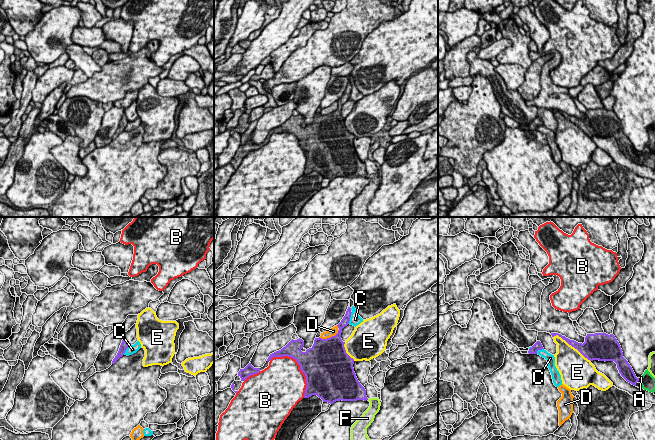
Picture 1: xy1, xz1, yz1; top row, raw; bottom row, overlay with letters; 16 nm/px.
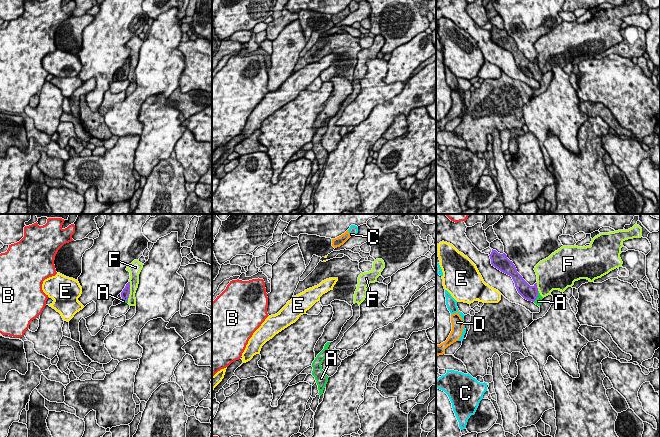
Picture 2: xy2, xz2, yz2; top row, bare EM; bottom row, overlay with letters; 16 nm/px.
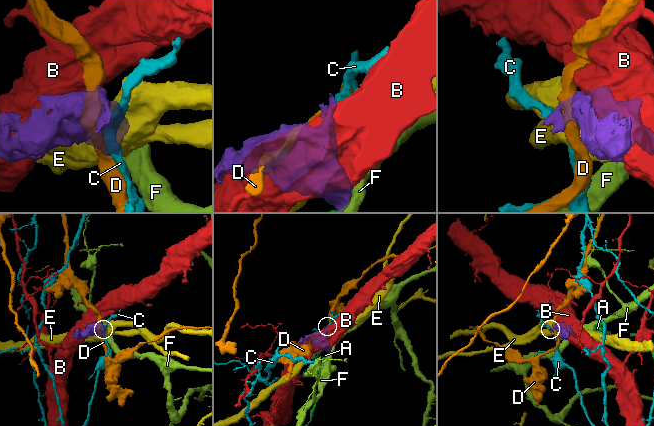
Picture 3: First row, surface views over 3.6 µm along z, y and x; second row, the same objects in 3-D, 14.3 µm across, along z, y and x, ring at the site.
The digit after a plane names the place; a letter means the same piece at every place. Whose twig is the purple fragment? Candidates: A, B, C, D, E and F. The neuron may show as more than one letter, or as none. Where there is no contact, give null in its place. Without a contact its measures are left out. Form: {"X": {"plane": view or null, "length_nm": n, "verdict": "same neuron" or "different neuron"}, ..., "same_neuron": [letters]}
{"A": {"plane": "yz2", "length_nm": 190, "verdict": "same neuron"}, "B": {"plane": "xz1", "length_nm": 850, "verdict": "different neuron"}, "C": {"plane": "xz1", "length_nm": 200, "verdict": "different neuron"}, "D": {"plane": "xz1", "length_nm": 340, "verdict": "different neuron"}, "E": {"plane": "yz1", "length_nm": 750, "verdict": "different neuron"}, "F": {"plane": "xy2", "length_nm": 320, "verdict": "different neuron"}, "same_neuron": ["A"]}

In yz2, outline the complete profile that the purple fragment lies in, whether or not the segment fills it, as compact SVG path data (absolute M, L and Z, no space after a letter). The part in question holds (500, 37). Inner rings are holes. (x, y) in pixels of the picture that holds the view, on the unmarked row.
M492 25L492 28L489 32L492 42L512 53L518 69L524 75L532 77L538 82L542 80L543 73L538 67L537 59L535 59L533 62L530 62L517 48L515 41L507 34L505 29L500 30L496 26Z

